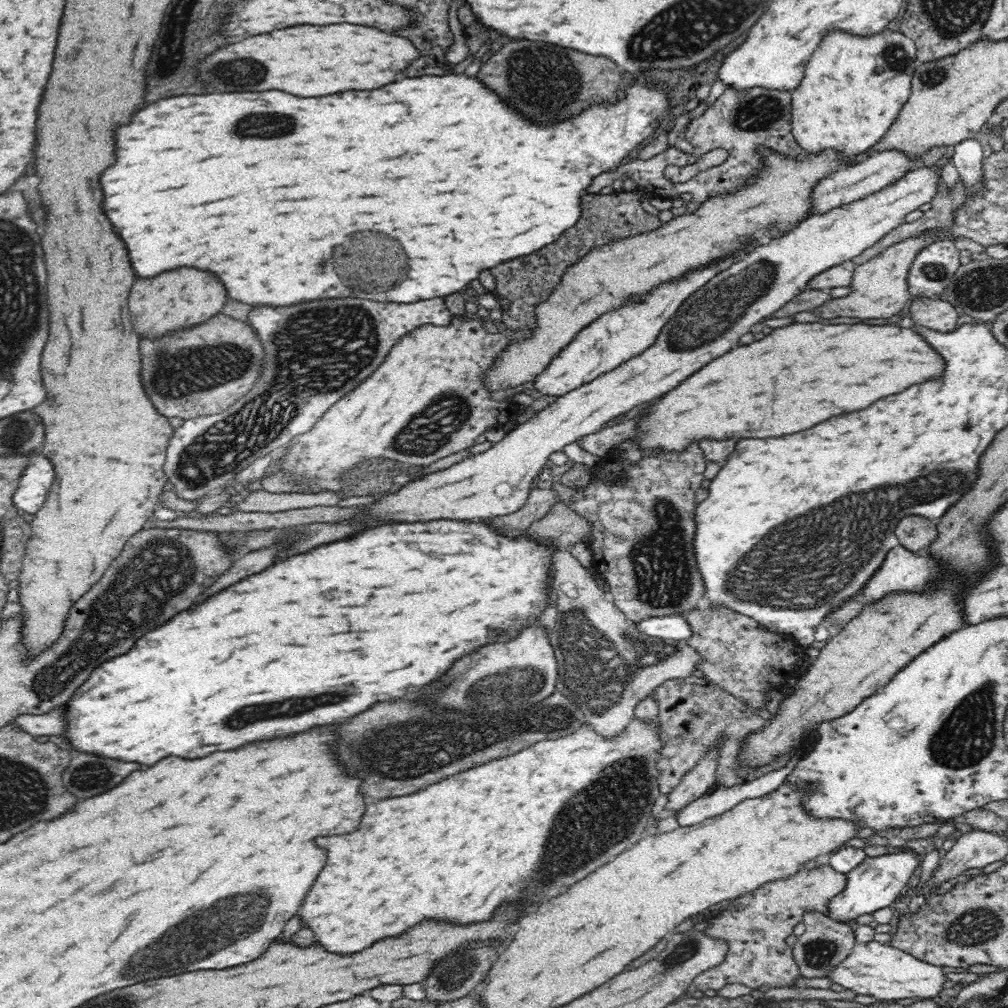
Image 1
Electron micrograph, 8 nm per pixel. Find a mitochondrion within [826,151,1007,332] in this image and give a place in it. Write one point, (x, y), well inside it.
(933, 271)

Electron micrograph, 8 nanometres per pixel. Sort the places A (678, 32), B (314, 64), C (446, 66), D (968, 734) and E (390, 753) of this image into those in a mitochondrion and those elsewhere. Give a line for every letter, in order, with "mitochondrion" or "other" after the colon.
A: mitochondrion
B: other
C: other
D: mitochondrion
E: mitochondrion

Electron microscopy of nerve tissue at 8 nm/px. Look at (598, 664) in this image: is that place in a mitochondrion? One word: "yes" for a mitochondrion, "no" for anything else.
yes

